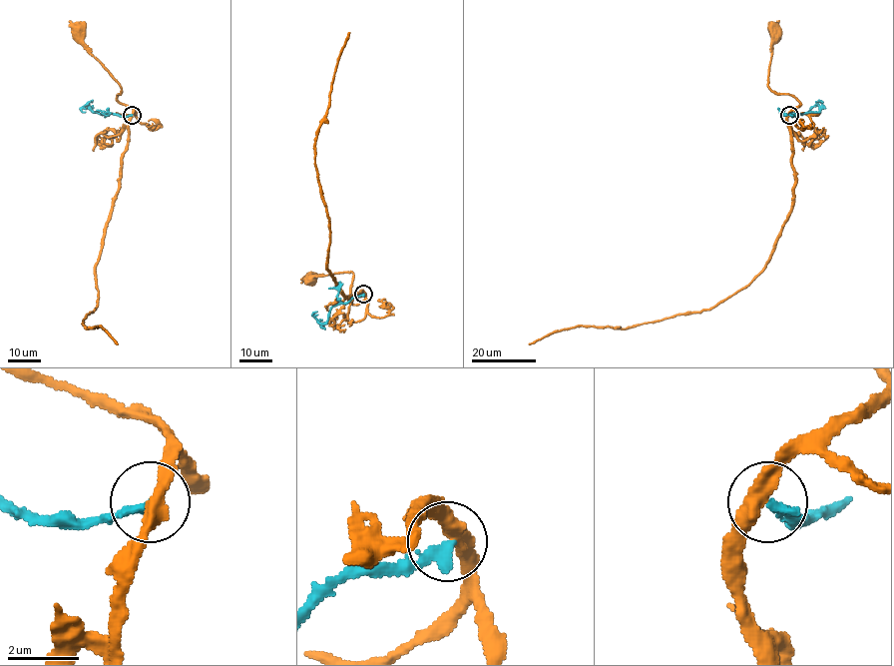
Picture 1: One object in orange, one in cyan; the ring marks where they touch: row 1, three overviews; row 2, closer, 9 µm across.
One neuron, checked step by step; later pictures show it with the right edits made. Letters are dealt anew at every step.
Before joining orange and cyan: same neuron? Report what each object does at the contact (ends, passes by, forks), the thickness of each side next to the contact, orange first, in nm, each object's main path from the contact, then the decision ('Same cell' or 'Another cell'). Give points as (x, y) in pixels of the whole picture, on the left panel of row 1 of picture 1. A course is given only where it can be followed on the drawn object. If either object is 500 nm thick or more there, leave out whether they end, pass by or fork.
At the ring orange passes by. At the ring cyan ends. Thickness 420 nm (orange) against 320 nm. Course of orange: (132, 115), (133, 109), (117, 100), (120, 84), (93, 56), (83, 42), (81, 28). Course of cyan: (132, 115), (103, 114), (83, 106), (81, 110), (85, 112). Another cell

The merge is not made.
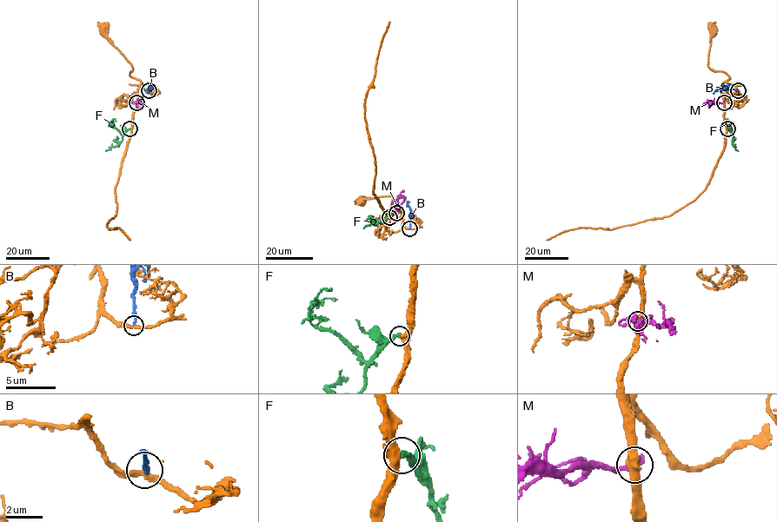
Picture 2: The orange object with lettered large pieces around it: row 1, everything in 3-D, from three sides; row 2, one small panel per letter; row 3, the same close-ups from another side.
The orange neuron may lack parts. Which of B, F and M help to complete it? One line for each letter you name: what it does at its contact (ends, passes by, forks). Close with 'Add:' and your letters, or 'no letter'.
F: It ends there
Add: F

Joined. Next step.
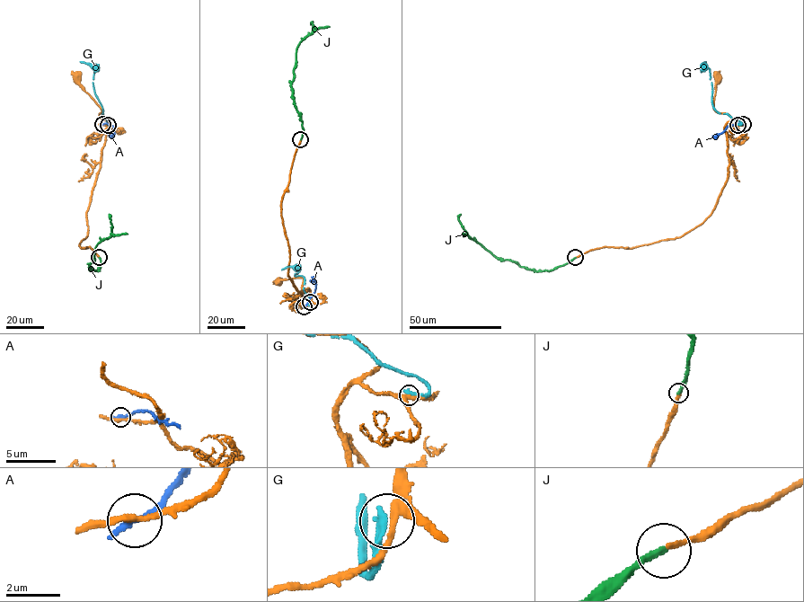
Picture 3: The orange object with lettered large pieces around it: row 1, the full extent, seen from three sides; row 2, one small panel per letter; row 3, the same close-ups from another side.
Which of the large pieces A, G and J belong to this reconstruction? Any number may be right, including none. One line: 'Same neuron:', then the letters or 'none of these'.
Same neuron: J

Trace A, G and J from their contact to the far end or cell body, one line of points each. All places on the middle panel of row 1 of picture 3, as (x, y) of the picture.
A: (304, 306), (315, 291), (315, 282), (311, 277)
G: (310, 302), (308, 305), (308, 296), (304, 290), (304, 277), (294, 276), (297, 271), (290, 267), (281, 270)
J: (301, 139), (302, 121), (293, 98), (291, 83), (296, 48), (313, 32), (313, 26), (312, 22), (311, 24)

